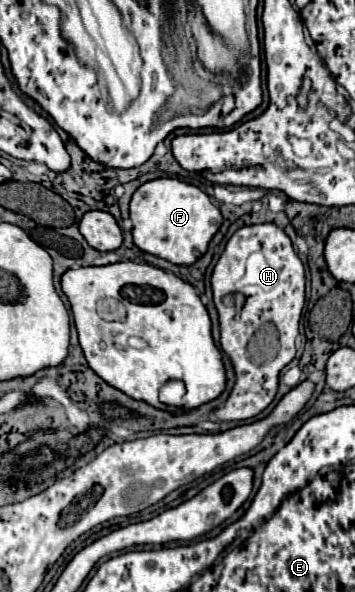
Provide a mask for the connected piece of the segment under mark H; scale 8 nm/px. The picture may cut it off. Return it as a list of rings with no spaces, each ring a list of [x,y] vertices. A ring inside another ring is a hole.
[[[276,224],[242,226],[228,240],[222,256],[218,258],[212,270],[212,292],[214,292],[218,316],[220,316],[220,346],[232,360],[236,382],[228,400],[222,406],[214,408],[212,412],[218,420],[248,420],[258,416],[272,402],[278,390],[278,374],[296,354],[294,340],[298,336],[300,314],[304,308],[304,284],[306,284],[304,264],[296,256],[290,238]],[[240,293],[244,296],[244,302],[242,302],[242,310],[238,312],[236,302]]]

